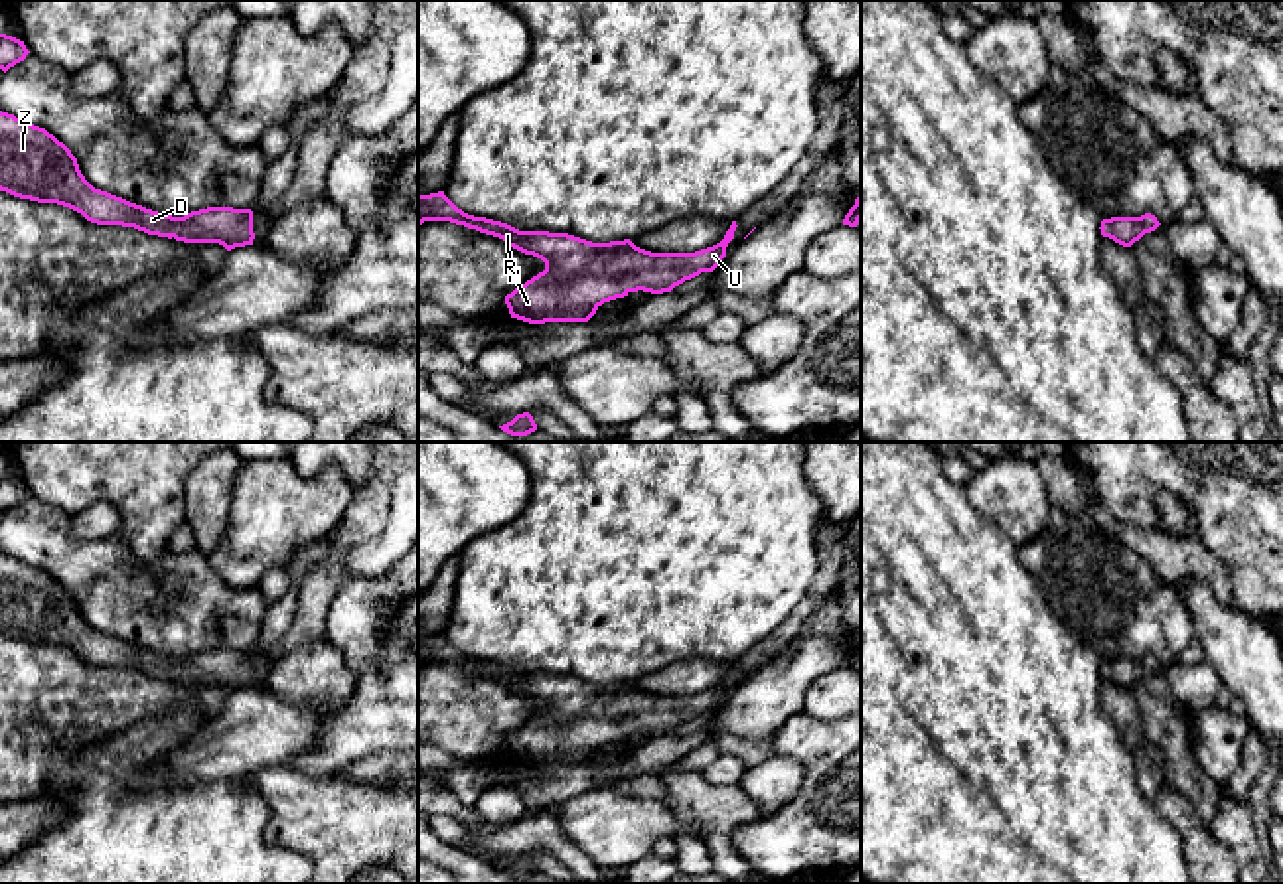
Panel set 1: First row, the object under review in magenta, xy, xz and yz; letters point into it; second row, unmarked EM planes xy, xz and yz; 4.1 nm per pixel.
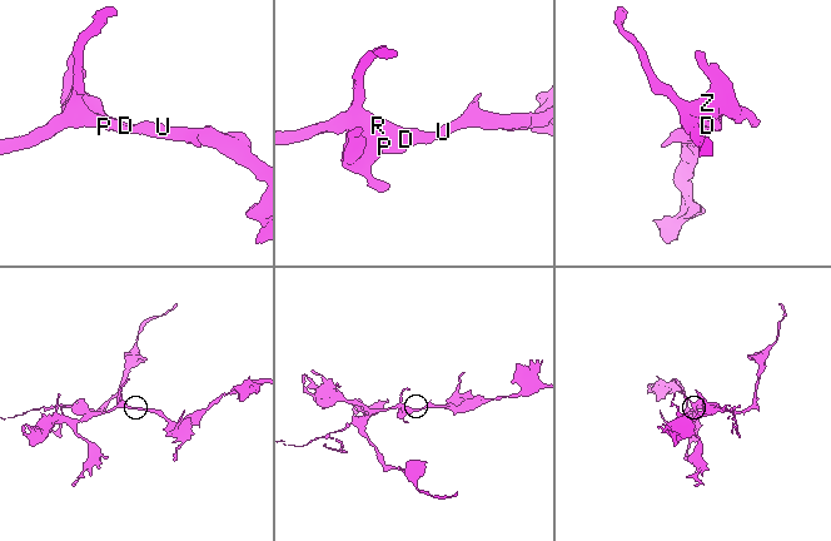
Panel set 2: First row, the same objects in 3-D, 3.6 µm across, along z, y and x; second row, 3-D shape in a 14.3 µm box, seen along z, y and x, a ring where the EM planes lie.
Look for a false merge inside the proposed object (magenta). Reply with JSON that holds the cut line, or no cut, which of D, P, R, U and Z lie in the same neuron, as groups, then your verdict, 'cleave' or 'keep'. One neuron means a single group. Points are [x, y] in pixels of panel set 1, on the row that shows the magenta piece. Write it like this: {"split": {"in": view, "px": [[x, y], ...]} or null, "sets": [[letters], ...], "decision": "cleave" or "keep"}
{"split": null, "sets": [["D", "P", "R", "U", "Z"]], "decision": "keep"}

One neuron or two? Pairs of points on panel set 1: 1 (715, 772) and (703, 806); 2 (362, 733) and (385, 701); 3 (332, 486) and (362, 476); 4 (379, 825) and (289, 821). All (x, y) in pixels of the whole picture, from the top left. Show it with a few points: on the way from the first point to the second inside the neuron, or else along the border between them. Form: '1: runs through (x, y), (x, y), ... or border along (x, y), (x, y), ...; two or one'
1: border along (699, 772), (711, 784), (739, 786); two
2: runs through (370, 725), (385, 709); one
3: border along (302, 474), (316, 476), (334, 464), (356, 490); two
4: runs through (358, 825), (310, 821); one

